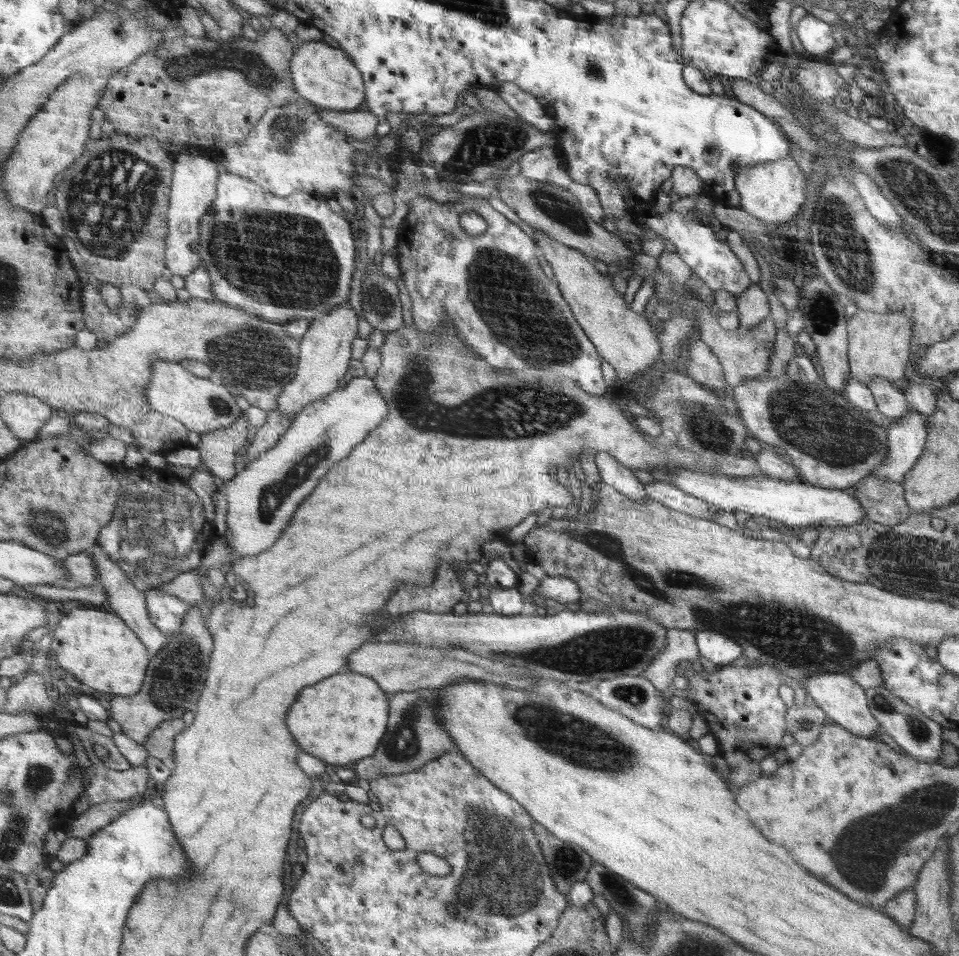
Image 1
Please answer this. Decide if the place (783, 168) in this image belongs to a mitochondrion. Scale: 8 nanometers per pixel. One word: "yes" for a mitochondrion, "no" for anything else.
no

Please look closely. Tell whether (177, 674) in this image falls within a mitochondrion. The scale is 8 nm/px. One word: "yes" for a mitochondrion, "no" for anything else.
yes

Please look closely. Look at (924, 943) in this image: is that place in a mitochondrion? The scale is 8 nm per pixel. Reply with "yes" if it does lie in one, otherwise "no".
no

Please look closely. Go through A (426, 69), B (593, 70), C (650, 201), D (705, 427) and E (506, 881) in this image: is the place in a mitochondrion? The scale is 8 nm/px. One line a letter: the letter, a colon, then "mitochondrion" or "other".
A: other
B: mitochondrion
C: other
D: mitochondrion
E: mitochondrion

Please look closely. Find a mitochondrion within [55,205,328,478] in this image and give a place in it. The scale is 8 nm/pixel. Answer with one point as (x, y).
(257, 359)

